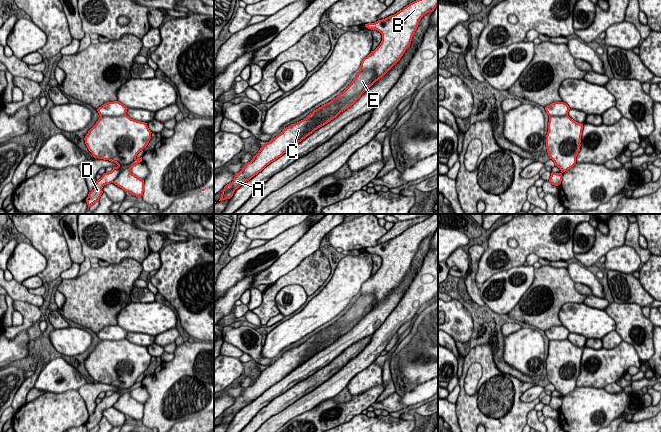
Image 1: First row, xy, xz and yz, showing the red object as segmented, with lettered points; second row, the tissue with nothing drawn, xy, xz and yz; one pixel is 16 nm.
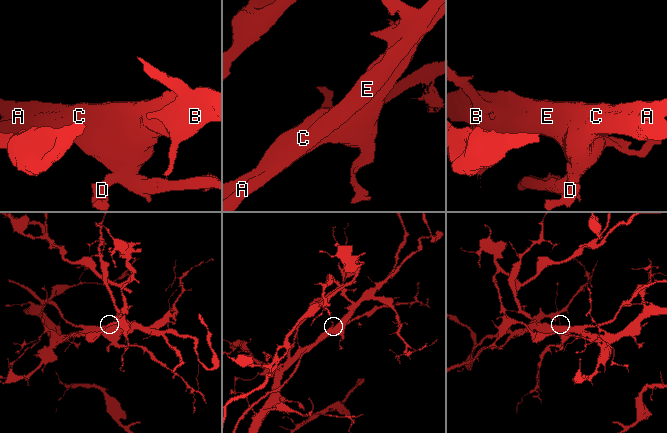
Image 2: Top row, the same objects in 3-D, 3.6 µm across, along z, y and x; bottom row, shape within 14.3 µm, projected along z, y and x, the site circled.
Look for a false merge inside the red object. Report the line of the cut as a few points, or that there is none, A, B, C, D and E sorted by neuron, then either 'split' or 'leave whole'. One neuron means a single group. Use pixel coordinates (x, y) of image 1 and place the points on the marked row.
cut xz (374, 71), (358, 94), (331, 104), (330, 114), (311, 131); groups A B C D / E; split

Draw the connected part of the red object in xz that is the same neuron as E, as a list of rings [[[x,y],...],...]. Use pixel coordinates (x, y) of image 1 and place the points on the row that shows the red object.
[[[372,70],[357,72],[357,76],[353,79],[351,84],[336,98],[331,100],[330,102],[319,107],[319,112],[322,114],[321,117],[315,116],[313,118],[313,122],[307,126],[309,135],[312,134],[313,130],[318,126],[321,126],[331,114],[330,105],[333,106],[343,106],[349,100],[351,100],[356,95],[359,95],[366,87],[366,85],[373,79],[375,73]]]

